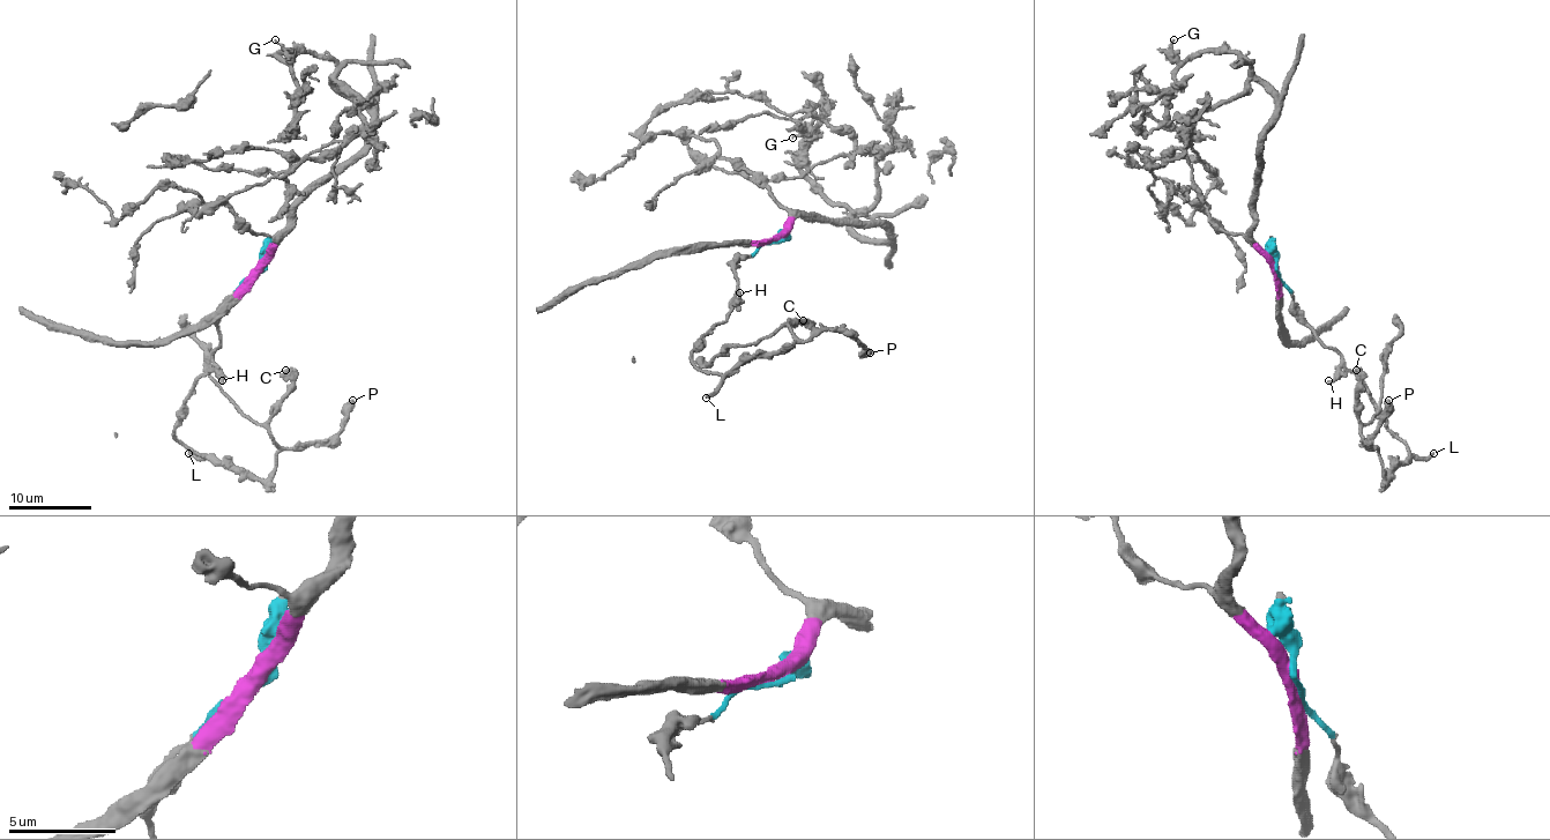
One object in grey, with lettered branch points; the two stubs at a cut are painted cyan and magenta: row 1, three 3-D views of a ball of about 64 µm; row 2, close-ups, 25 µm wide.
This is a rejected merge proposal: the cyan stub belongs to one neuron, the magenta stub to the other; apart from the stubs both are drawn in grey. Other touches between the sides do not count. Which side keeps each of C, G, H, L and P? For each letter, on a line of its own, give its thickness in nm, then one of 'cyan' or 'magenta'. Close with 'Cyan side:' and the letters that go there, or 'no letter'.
C: 750 nm thick; cyan
G: 110 nm thick; magenta
H: 300 nm thick; cyan
L: 200 nm thick; cyan
P: 550 nm thick; cyan
Cyan side: C, H, L, P

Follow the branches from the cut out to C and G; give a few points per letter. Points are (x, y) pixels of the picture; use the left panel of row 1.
C: (260, 270), (218, 314), (214, 366), (174, 436), (266, 480), (273, 407), (291, 384), (284, 369)
G: (260, 269), (287, 215), (362, 148), (372, 114), (335, 86), (328, 57), (281, 54), (287, 61), (274, 41)

